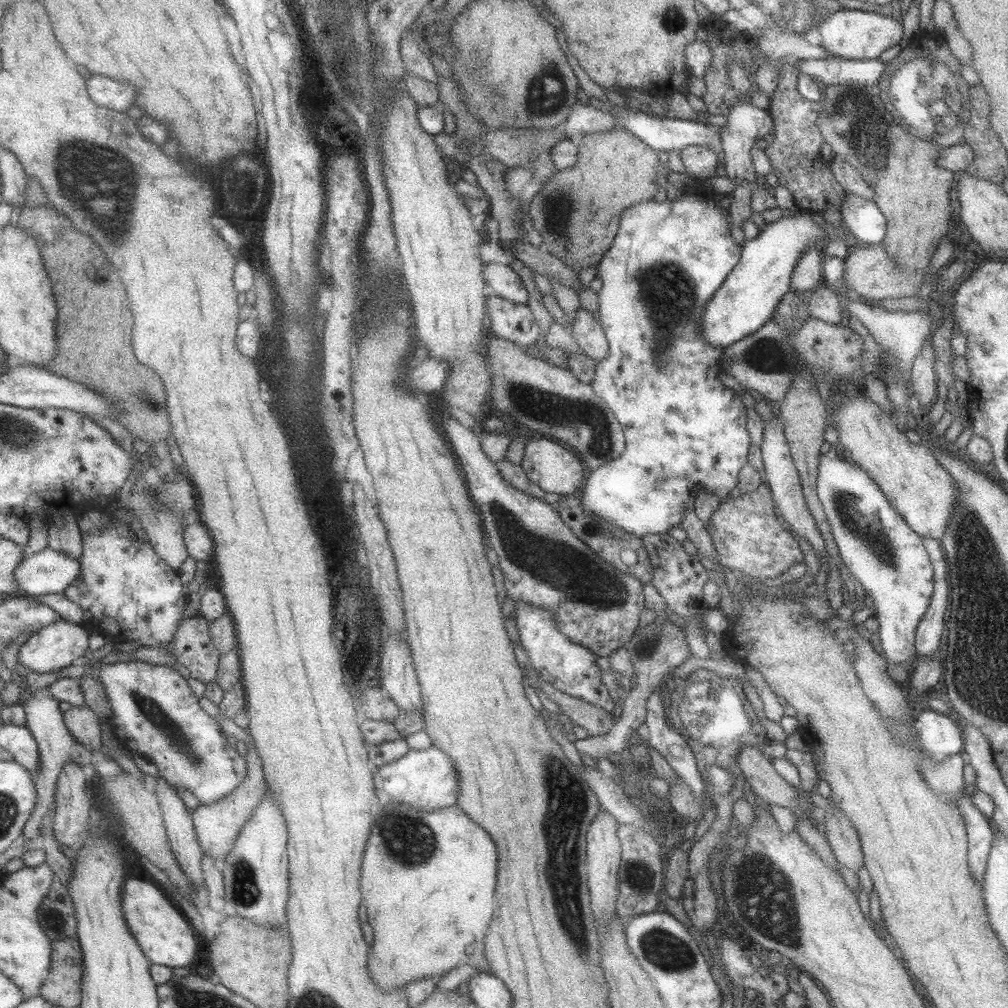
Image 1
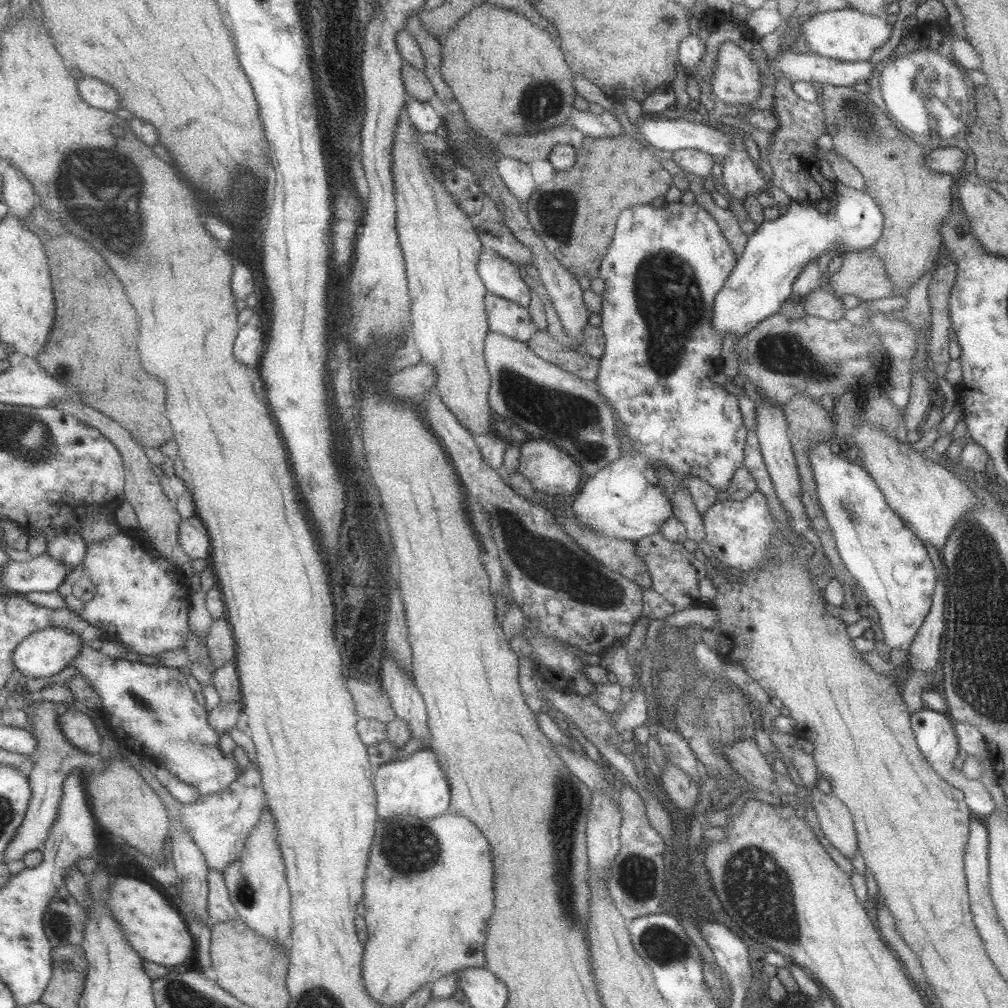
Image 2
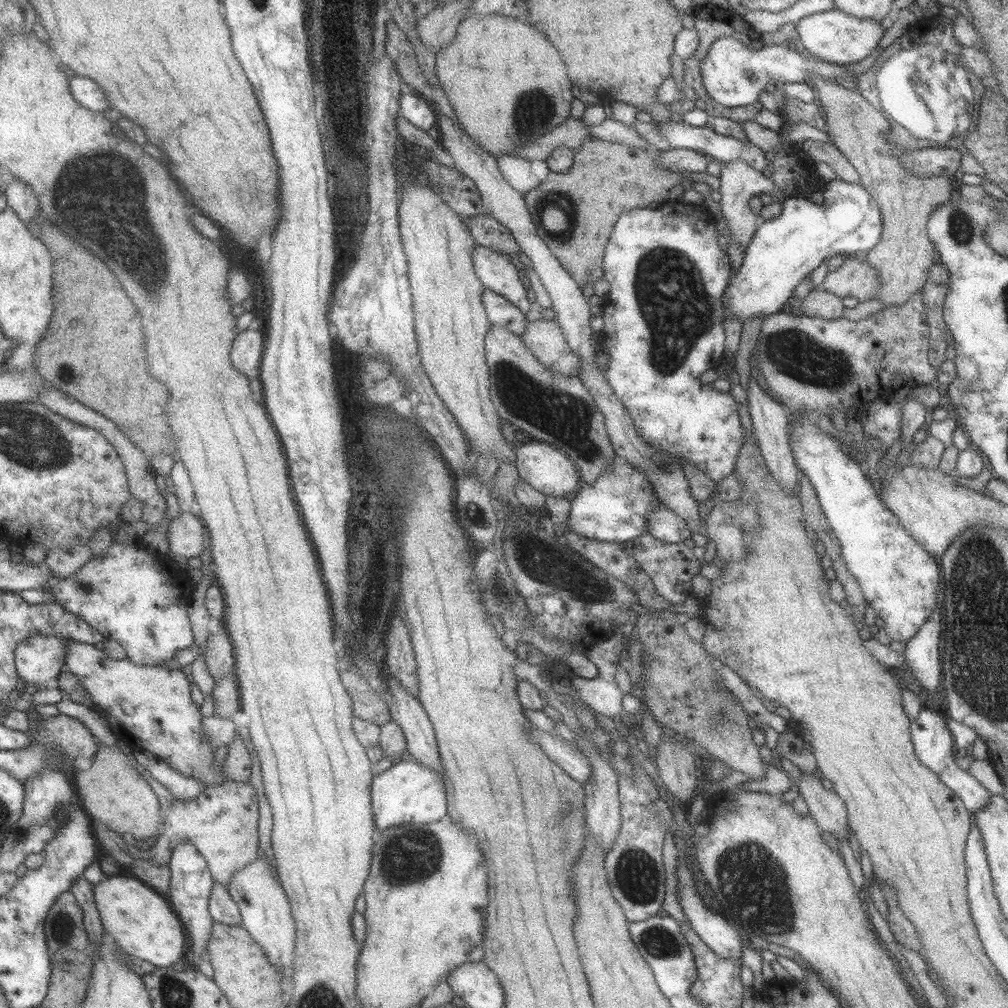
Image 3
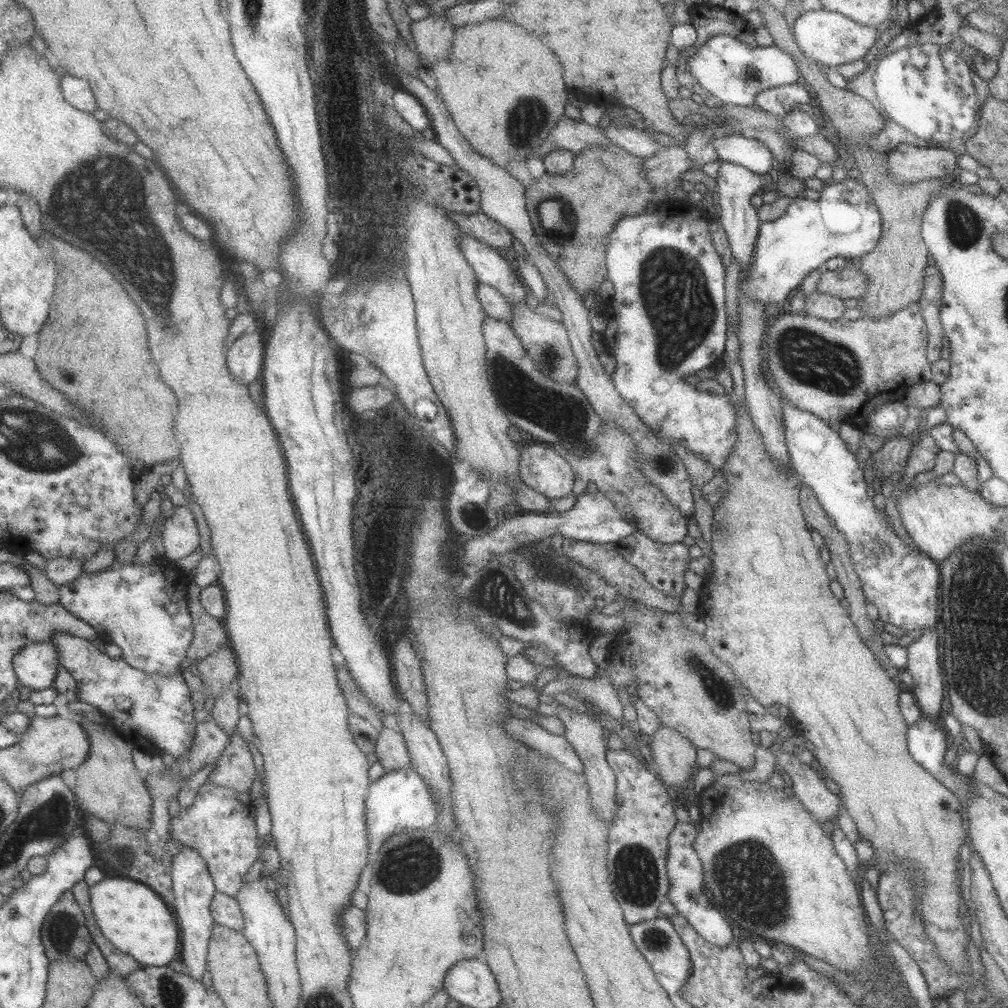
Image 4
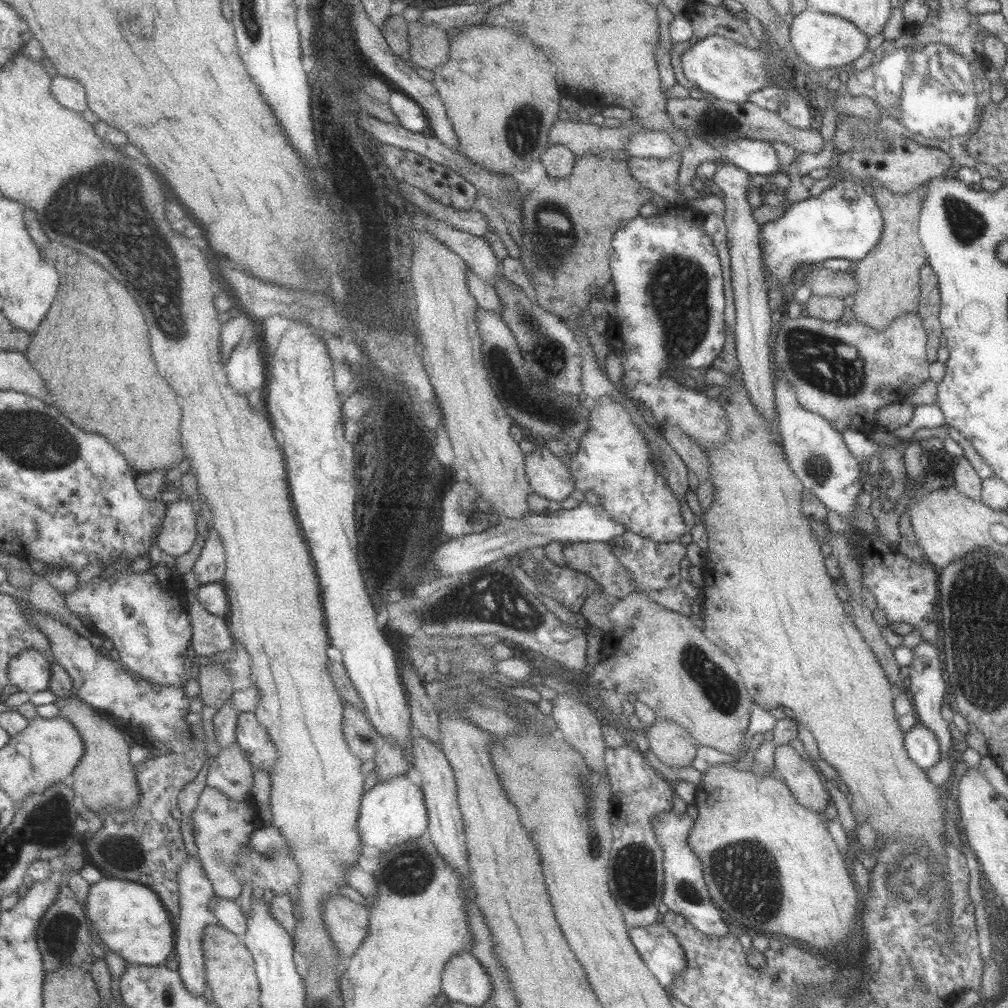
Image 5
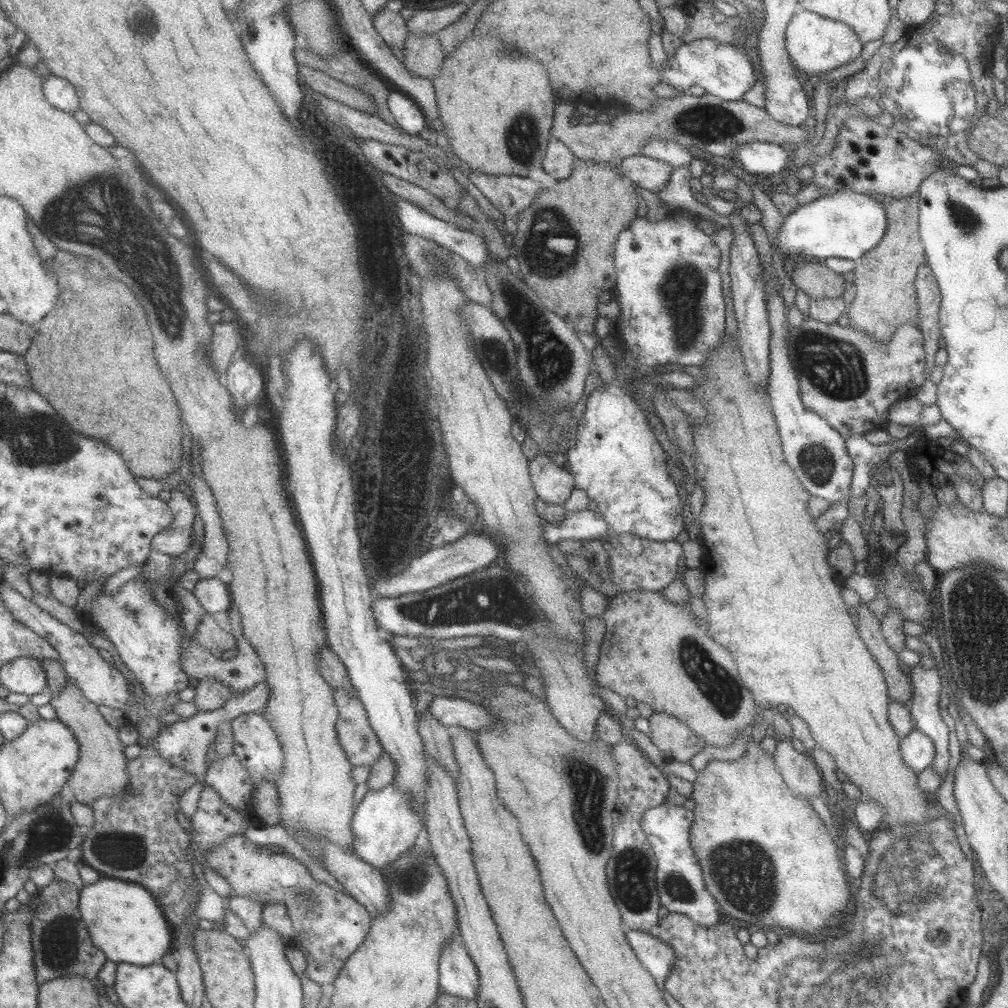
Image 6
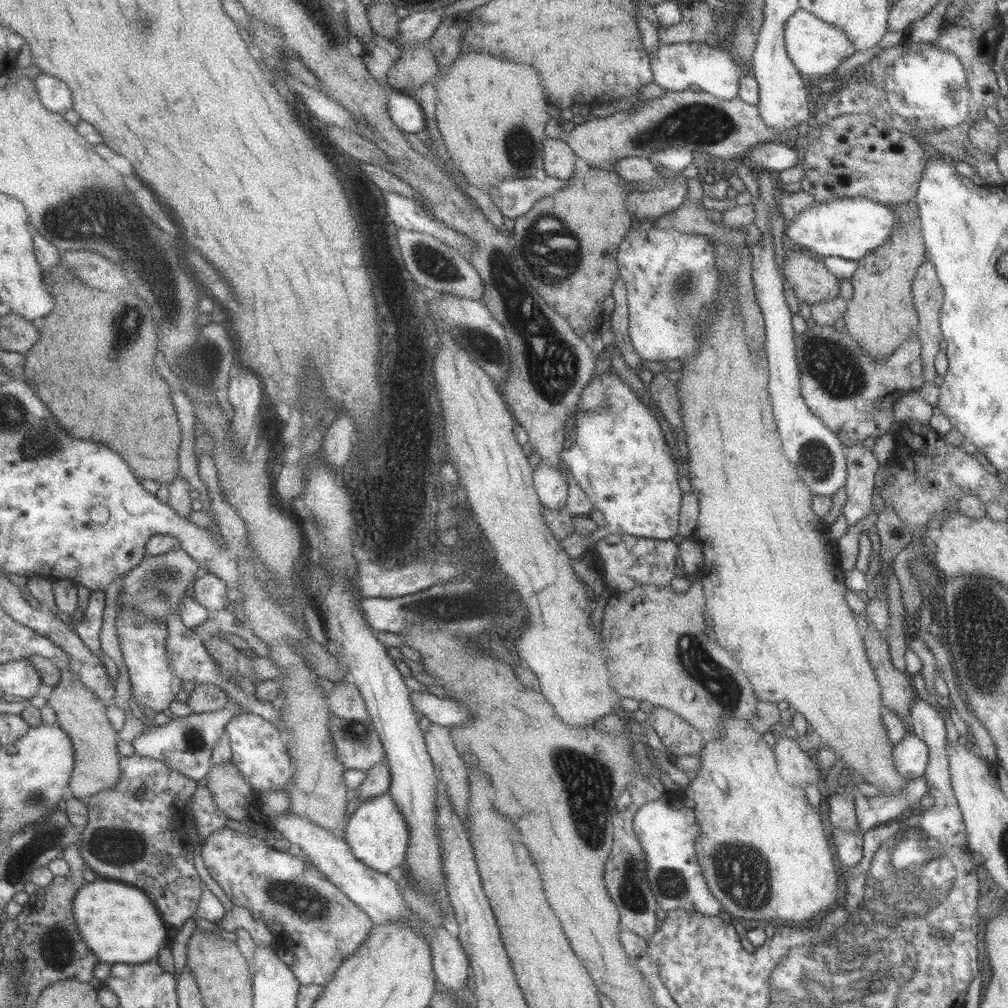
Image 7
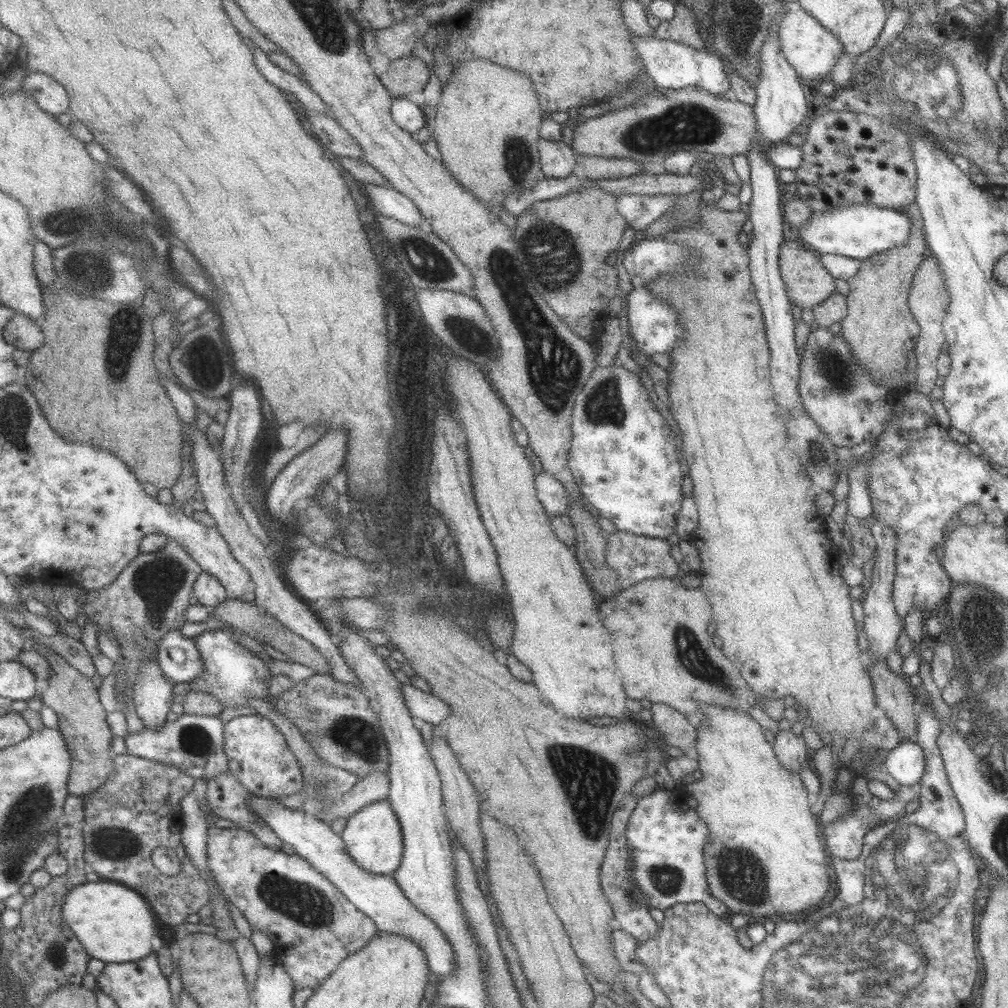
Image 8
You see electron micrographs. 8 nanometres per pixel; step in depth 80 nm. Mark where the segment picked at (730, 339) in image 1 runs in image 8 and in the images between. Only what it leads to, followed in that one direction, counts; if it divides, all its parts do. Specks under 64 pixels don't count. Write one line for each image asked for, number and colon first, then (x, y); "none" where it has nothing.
2: (777, 250)
3: (783, 251)
4: (843, 221)
5: (843, 221)
6: (845, 224)
7: (850, 228)
8: (858, 231)

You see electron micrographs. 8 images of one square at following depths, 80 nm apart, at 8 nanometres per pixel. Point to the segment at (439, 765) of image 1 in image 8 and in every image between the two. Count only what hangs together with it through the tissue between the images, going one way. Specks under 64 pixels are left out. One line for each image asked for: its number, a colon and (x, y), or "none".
2: (416, 786)
3: (406, 792)
4: (399, 800)
5: (392, 812)
6: (384, 823)
7: (376, 833)
8: (372, 837)

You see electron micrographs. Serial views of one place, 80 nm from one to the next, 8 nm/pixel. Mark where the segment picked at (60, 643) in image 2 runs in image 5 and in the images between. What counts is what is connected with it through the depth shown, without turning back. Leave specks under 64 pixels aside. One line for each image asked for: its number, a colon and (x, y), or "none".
3: (39, 659)
4: (37, 665)
5: (31, 672)

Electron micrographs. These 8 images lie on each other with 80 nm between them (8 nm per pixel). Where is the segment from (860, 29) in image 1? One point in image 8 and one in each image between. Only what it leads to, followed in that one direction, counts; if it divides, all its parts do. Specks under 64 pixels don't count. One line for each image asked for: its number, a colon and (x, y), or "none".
2: (847, 35)
3: (833, 36)
4: (827, 38)
5: (820, 40)
6: (816, 44)
7: (815, 48)
8: (811, 50)

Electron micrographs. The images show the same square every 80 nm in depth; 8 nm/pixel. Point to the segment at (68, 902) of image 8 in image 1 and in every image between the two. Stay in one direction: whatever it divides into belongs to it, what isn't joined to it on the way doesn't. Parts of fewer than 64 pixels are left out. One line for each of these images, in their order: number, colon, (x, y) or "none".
1: (163, 931)
2: (157, 929)
3: (141, 921)
4: (136, 919)
5: (130, 917)
6: (127, 922)
7: (121, 924)

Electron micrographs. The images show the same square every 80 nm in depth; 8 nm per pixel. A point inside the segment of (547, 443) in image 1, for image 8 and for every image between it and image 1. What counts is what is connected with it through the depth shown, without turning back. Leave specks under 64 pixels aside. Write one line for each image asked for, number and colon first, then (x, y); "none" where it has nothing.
2: (549, 469)
3: (541, 466)
4: (540, 468)
5: (548, 477)
6: (552, 484)
7: (551, 486)
8: (552, 496)

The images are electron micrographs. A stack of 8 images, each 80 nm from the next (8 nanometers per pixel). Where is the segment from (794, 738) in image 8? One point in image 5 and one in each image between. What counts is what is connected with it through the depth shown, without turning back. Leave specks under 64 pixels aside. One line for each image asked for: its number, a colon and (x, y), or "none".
5: (803, 779)
6: (802, 776)
7: (798, 768)

